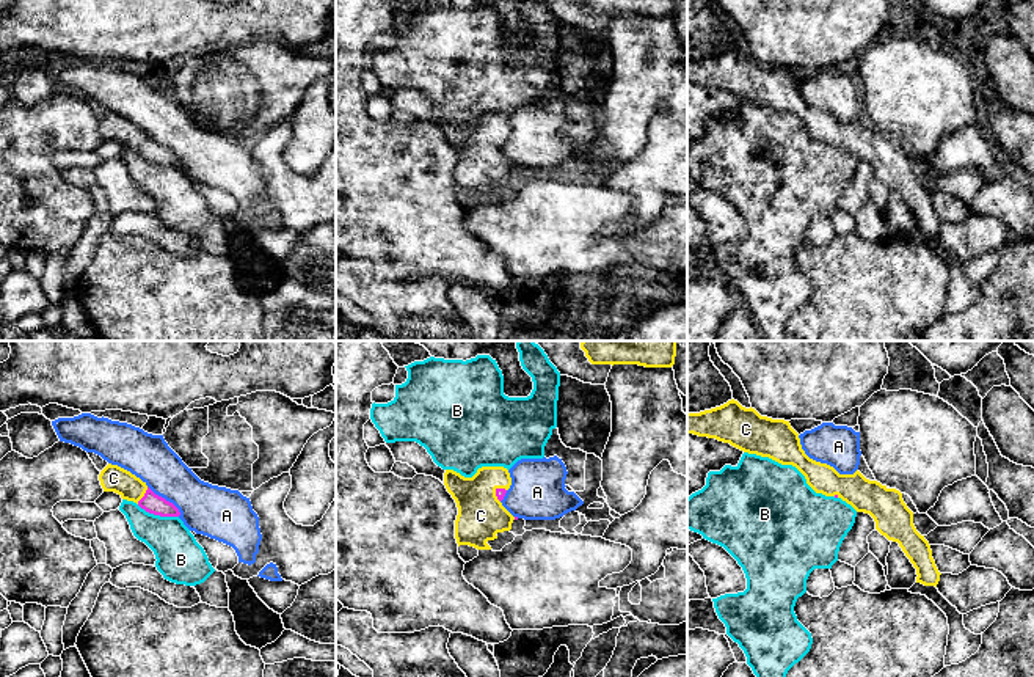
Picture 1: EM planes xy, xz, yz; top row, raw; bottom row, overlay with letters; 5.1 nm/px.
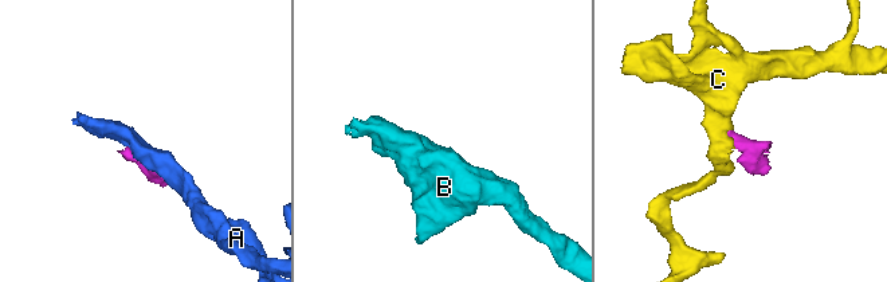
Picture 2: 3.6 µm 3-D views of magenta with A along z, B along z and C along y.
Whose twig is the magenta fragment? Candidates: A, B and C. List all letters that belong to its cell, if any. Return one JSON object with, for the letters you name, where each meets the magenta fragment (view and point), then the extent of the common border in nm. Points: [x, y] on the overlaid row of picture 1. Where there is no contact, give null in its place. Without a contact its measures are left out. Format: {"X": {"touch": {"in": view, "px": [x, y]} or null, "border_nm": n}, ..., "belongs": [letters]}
{"C": {"touch": {"in": "xy", "px": [145, 495]}, "border_nm": 110}, "belongs": ["C"]}

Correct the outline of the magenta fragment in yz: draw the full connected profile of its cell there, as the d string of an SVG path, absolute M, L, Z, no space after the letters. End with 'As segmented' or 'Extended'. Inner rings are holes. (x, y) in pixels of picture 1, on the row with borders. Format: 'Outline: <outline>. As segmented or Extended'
Outline: M731 399L711 410L687 413L687 434L715 438L744 452L796 467L816 493L841 498L857 512L869 514L876 529L897 542L910 559L916 569L916 583L937 587L941 573L929 542L913 525L913 512L902 493L866 479L858 470L839 474L833 467L810 459L789 421L761 416L755 408L745 408Z. Extended

